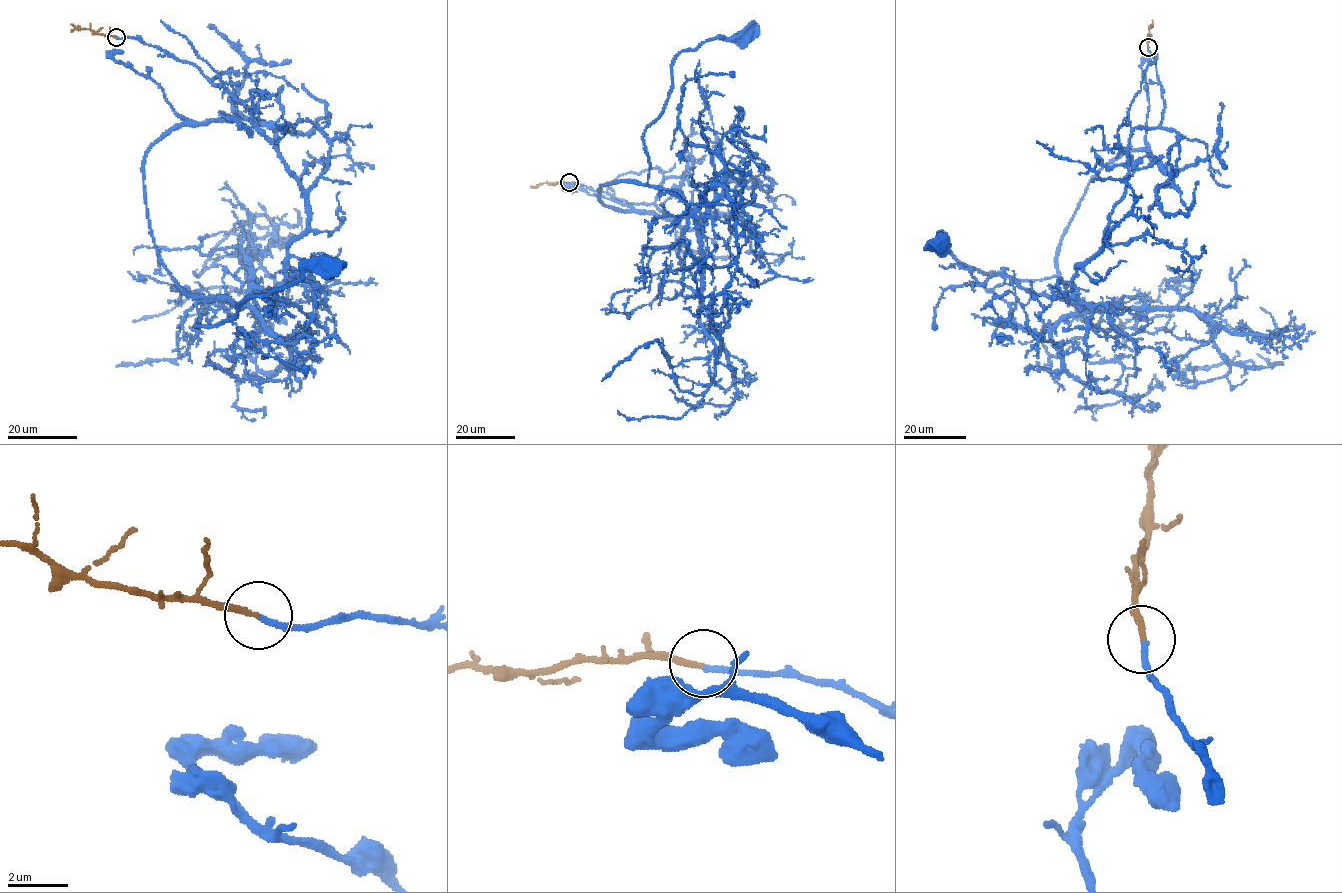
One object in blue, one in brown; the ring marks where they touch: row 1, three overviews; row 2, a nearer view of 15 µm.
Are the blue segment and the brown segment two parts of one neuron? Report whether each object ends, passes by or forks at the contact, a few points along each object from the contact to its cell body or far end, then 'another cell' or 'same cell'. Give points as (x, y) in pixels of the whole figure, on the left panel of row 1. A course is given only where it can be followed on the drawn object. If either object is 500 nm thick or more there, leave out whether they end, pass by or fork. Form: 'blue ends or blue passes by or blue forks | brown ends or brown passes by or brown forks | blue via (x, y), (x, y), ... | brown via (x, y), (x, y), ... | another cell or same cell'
blue ends | brown ends | blue via (116, 37), (240, 101), (304, 194), (284, 283), (240, 307), (200, 301), (196, 326), (329, 266) | brown via (116, 36), (89, 29), (73, 29), (71, 32) | same cell

